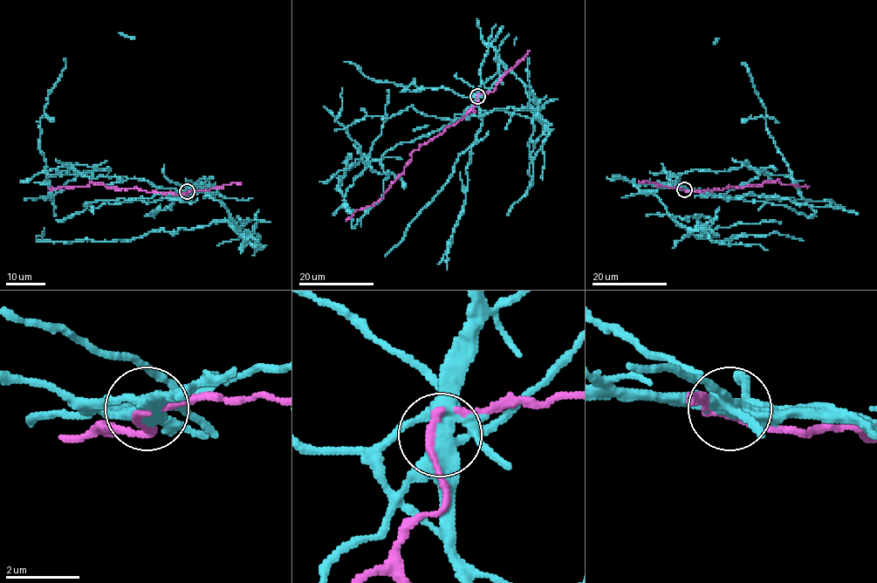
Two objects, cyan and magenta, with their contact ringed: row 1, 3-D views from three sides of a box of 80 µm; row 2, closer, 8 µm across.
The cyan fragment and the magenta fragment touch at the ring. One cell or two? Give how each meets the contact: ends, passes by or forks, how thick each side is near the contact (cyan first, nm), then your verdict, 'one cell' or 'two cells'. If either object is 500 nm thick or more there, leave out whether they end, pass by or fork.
cyan forks | magenta passes by | 400/160 nm | two cells

